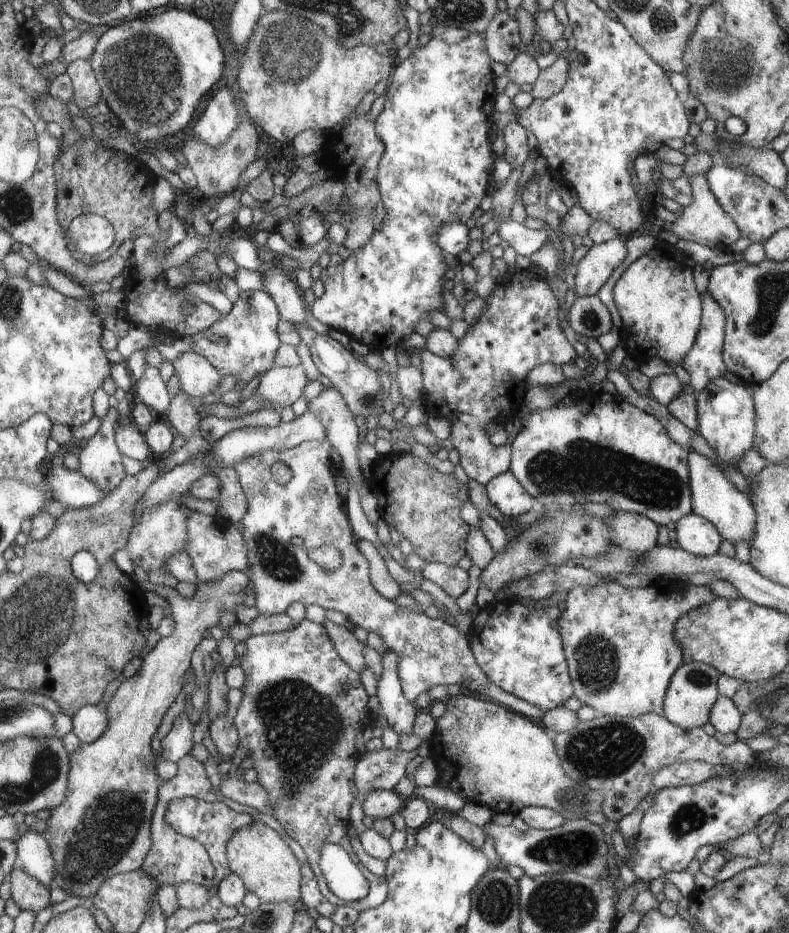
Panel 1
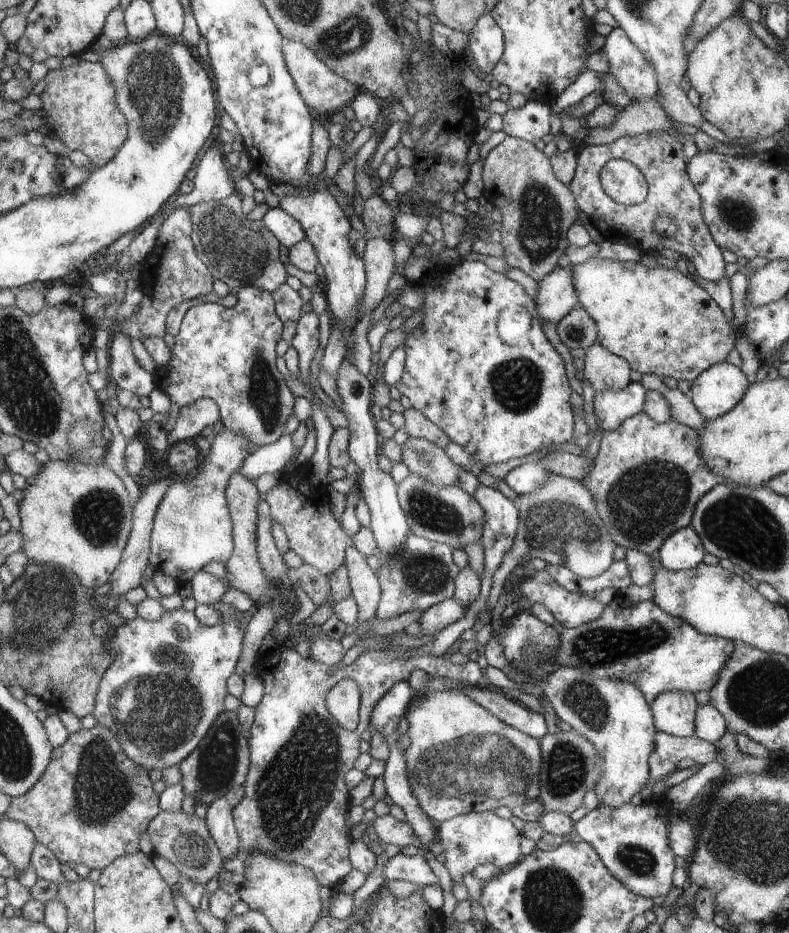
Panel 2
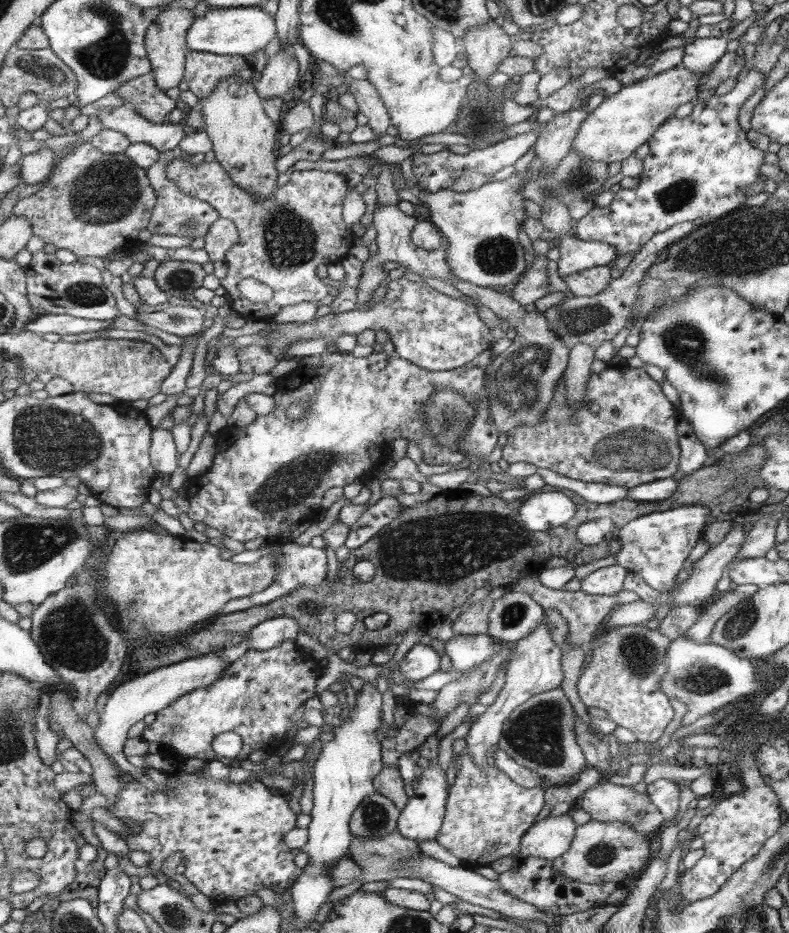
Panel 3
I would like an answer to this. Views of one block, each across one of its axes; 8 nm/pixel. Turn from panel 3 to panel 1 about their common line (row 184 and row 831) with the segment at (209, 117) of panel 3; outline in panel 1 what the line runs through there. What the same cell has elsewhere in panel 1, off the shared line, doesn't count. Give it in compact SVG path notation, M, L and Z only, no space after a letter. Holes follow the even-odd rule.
M260 820L248 827L242 827L231 838L227 846L231 872L240 875L246 883L247 892L253 892L264 903L292 903L295 908L301 904L303 876L300 864L290 846L280 834Z

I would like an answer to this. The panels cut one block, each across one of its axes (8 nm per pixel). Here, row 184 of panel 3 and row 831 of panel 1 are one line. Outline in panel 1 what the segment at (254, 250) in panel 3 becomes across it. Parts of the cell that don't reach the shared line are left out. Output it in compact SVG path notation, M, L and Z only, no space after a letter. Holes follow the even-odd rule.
M305 618L292 630L253 634L245 641L247 651L240 662L245 672L245 683L241 688L243 697L233 716L233 723L239 734L239 745L246 746L248 749L245 758L252 760L252 768L259 776L256 783L262 785L268 793L273 817L280 822L284 832L302 846L318 881L320 892L333 905L349 906L361 913L382 904L390 892L386 877L366 871L367 879L370 881L366 898L349 902L337 897L328 888L319 867L321 848L326 843L334 843L346 850L356 866L363 868L354 852L354 846L350 846L348 842L348 824L351 821L348 810L354 802L352 774L355 774L354 766L358 762L355 736L359 730L364 730L370 724L368 694L360 684L358 671L352 669L352 666L340 658L322 624ZM340 682L345 683L341 697L336 691ZM183 797L169 802L165 816L167 823L177 833L197 840L208 851L210 860L215 868L213 885L218 886L231 876L230 858L227 846L234 834L242 827L252 825L255 820L249 813L237 813L224 802L207 802L195 797Z

